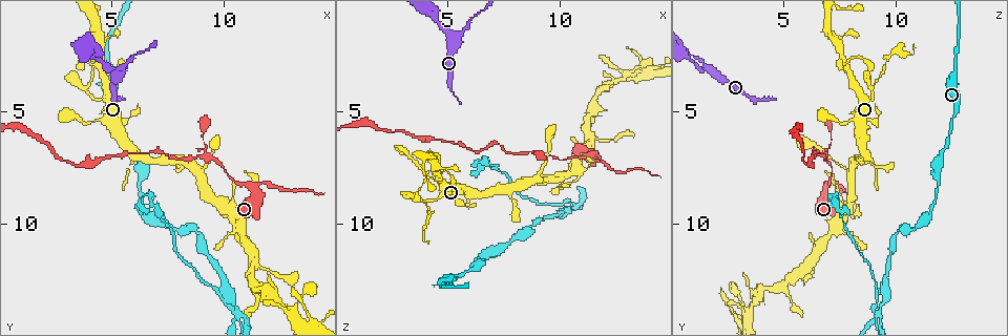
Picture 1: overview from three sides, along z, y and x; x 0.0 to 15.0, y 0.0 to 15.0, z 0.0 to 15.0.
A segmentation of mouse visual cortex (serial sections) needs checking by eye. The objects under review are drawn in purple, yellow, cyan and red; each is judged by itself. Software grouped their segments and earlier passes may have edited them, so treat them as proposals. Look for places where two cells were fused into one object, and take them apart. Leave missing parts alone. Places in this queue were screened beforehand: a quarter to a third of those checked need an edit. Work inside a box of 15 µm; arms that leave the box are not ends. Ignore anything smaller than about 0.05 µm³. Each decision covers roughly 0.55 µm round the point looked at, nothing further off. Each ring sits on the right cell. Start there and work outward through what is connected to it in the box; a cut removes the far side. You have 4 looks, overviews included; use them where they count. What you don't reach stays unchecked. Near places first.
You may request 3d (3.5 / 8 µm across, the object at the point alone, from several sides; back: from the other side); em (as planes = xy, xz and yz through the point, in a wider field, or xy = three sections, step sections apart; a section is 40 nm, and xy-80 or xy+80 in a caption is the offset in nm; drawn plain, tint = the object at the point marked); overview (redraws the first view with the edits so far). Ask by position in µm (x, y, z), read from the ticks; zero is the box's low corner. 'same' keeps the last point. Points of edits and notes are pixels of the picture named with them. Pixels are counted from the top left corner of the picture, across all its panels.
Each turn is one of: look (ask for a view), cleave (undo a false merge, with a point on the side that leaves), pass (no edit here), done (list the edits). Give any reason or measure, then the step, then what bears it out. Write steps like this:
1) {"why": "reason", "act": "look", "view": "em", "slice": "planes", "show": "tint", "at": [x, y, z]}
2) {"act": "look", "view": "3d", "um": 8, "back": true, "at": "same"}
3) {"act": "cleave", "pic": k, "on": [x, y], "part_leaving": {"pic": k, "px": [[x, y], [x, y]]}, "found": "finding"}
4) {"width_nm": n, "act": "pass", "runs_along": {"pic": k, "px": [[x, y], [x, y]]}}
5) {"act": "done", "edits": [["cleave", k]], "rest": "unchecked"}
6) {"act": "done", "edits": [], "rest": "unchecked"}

{"why": "branch point", "act": "look", "view": "3d", "um": 3.5, "at": [5.5, 3.1, 1.8]}

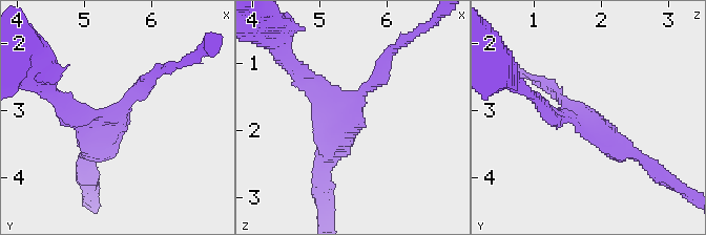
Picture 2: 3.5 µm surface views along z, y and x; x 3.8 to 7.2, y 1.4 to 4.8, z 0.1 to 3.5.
{"arms": 3, "arm_widths_nm": [150, 200, 300], "act": "look", "view": "em", "slice": "planes", "show": "tint", "at": [5.40, 3.15, 1.75]}

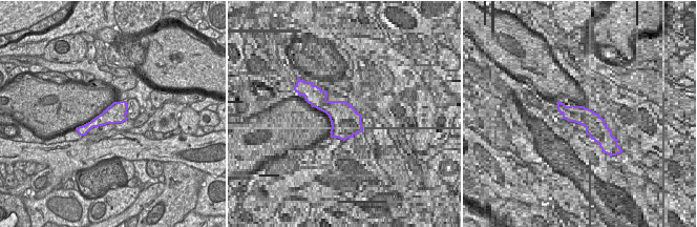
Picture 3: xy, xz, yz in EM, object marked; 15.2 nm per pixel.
{"width_nm": 300, "act": "pass", "runs_along": {"pic": 3, "px": [[124, 104], [114, 114], [79, 129]]}, "found": "continuous, no second cell"}

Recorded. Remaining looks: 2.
{"why": "three arms meet", "act": "look", "view": "3d", "um": 3.5, "at": [11.3, 8.5, 7.0]}

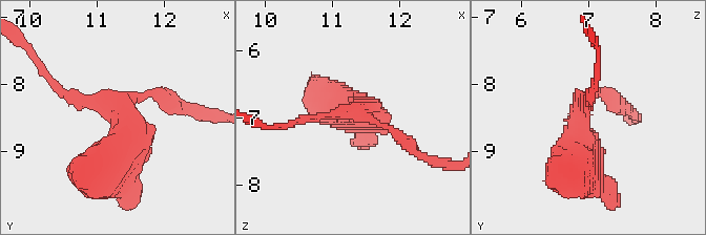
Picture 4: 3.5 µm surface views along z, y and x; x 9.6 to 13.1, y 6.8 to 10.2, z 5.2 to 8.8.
{"arms": 3, "arm_widths_nm": [150, 150, 600], "why": "need the tissue", "act": "look", "view": "em", "slice": "xy", "step": 2, "show": "tint", "at": [11.35, 8.45, 6.90]}

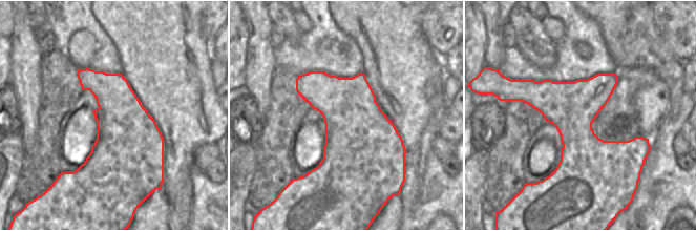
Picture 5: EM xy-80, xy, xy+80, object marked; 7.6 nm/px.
{"act": "pass", "found": "one cell here"}

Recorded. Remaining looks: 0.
{"act": "done", "edits": [], "rest": "unchecked"}

